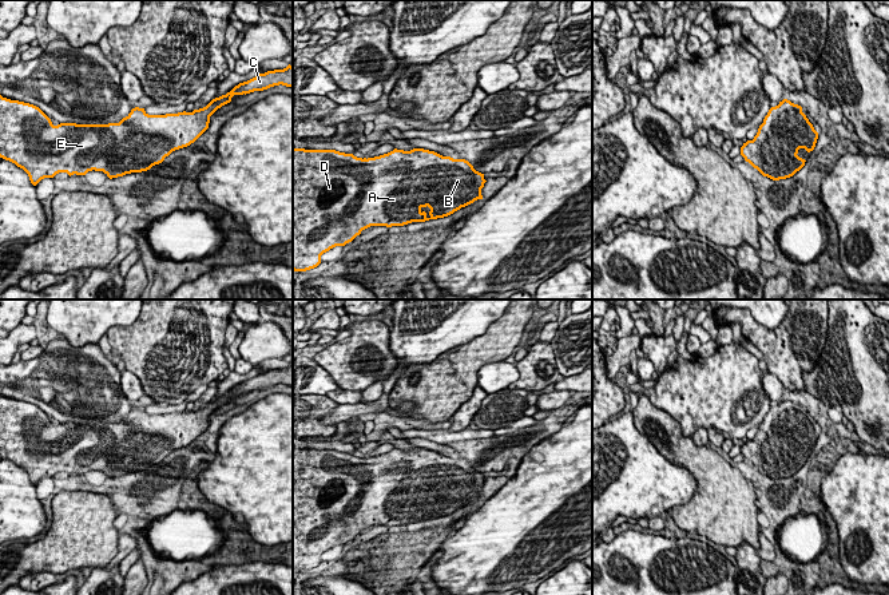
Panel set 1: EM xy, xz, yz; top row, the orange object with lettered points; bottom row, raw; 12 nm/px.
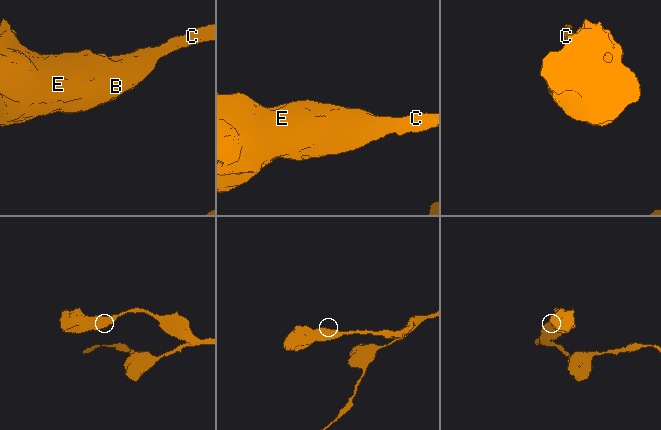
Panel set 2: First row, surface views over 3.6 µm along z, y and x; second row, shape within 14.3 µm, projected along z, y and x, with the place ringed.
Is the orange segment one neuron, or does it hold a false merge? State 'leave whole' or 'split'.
leave whole

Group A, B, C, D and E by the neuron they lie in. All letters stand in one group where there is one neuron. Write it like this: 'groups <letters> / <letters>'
groups A B C D E

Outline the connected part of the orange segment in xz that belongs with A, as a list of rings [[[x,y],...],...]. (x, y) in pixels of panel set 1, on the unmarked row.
[[[293,448],[293,570],[306,571],[321,563],[321,555],[336,546],[352,542],[370,525],[404,525],[444,517],[483,499],[484,473],[465,459],[442,456],[434,451],[397,449],[374,456],[357,457],[336,449]]]

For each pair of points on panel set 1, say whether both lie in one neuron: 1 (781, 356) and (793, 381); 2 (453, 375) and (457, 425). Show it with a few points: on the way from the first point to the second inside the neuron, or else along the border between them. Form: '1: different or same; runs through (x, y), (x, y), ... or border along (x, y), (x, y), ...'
1: same; runs through (785, 363), (790, 375)
2: different; border along (475, 387), (471, 396), (451, 417)

